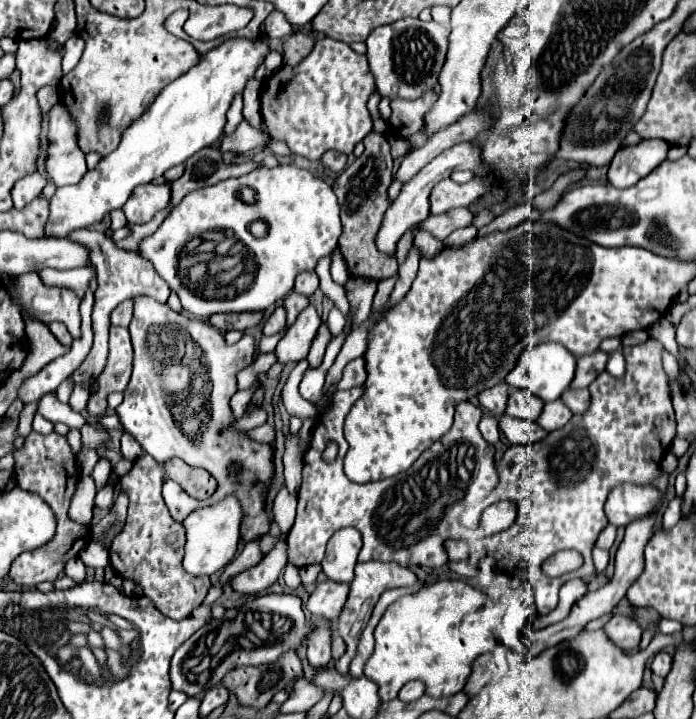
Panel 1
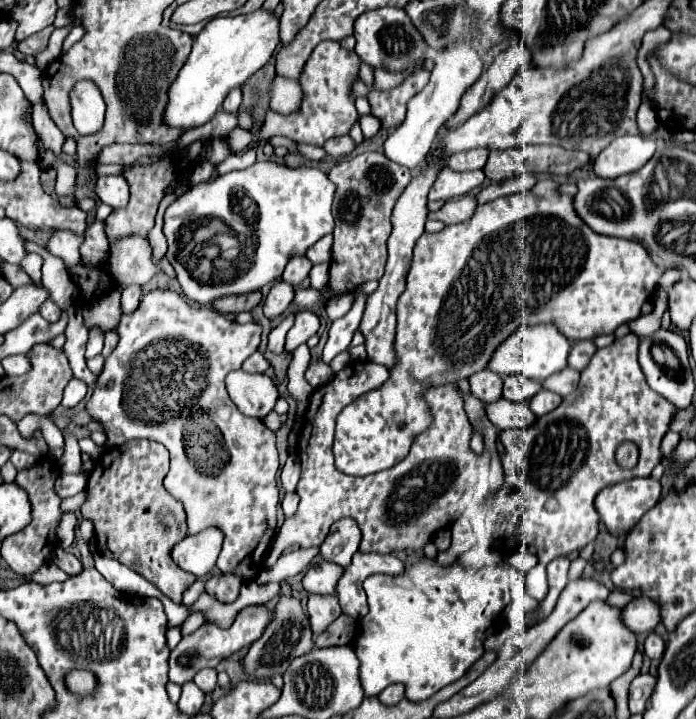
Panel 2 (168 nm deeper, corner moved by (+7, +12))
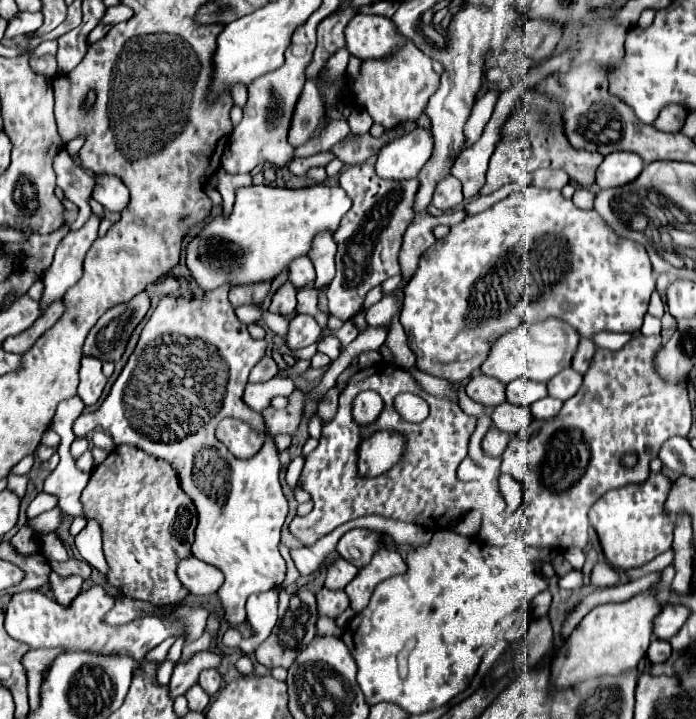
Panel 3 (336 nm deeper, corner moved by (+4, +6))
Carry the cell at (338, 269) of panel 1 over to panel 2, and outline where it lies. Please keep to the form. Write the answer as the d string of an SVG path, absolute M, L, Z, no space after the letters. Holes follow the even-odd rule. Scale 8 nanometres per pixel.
M324 262L324 264L316 264L310 272L310 282L312 282L312 288L322 288L324 284L328 284L328 272L330 270L330 264Z

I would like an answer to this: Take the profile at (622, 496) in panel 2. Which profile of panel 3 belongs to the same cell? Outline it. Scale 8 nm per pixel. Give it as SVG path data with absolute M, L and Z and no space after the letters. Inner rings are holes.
M651 474L641 484L627 484L605 492L589 510L589 522L599 536L605 560L619 570L641 568L673 544L673 524L665 514L665 500L671 490L667 476Z

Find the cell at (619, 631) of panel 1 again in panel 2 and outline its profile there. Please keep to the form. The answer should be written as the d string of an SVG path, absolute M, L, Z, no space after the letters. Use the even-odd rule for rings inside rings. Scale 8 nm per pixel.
M644 596L634 598L622 608L622 622L634 634L654 630L656 624L660 622L658 604L654 600L646 600Z

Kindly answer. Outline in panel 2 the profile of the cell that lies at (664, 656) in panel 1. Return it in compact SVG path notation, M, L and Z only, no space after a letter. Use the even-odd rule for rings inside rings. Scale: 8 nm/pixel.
M652 632L648 638L646 638L646 642L644 642L644 654L648 656L648 658L652 658L652 660L660 660L662 658L662 654L664 654L664 640L656 634L656 632Z

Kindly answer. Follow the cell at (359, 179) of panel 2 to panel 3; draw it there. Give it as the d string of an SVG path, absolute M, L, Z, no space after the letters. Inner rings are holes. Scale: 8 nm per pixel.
M373 164L347 166L339 176L339 186L353 200L351 210L343 216L337 232L337 274L329 284L329 314L341 320L349 320L363 310L365 296L371 288L379 286L391 276L401 274L399 248L403 234L415 218L415 194L419 190L417 180L405 182L381 182L373 174Z

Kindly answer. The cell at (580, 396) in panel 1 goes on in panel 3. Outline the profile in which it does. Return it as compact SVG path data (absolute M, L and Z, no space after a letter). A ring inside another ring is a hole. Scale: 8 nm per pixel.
M565 368L547 382L549 396L559 398L559 400L567 400L567 398L577 394L577 390L581 386L581 380L583 380L583 376L579 372L575 372L573 368Z

